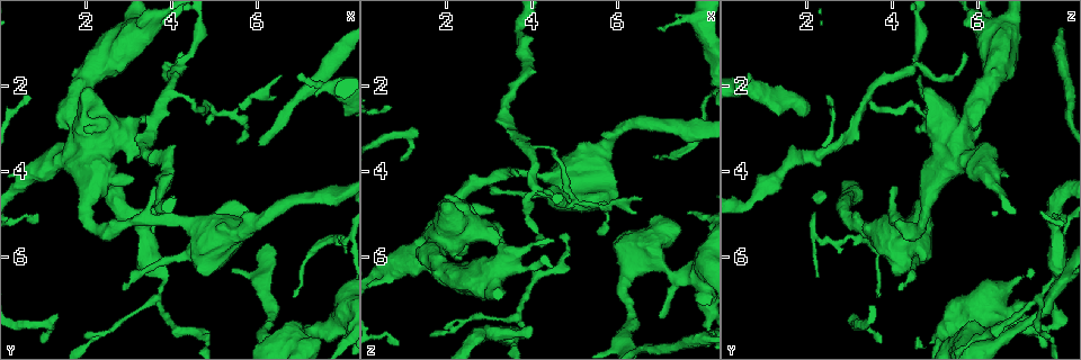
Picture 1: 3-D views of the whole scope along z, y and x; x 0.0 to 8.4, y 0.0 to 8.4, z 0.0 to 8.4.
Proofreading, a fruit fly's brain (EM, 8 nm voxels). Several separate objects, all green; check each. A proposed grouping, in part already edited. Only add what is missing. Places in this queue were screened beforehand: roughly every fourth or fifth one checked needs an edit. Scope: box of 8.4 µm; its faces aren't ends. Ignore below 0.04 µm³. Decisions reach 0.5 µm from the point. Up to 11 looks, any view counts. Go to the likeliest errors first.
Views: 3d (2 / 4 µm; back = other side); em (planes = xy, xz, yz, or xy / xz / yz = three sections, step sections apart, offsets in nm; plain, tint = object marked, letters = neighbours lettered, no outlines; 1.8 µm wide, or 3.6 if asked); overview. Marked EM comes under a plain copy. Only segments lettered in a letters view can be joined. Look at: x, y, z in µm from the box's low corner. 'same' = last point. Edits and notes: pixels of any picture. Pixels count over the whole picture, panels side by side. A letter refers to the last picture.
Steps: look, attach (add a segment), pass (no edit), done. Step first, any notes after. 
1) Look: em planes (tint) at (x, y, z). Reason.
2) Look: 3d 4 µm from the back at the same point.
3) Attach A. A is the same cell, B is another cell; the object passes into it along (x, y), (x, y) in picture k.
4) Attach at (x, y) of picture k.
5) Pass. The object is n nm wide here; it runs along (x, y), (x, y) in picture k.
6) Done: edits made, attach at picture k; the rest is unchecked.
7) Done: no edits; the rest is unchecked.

Look: em planes (letters) at (6.95, 1.75, 0.70). Tapers out.

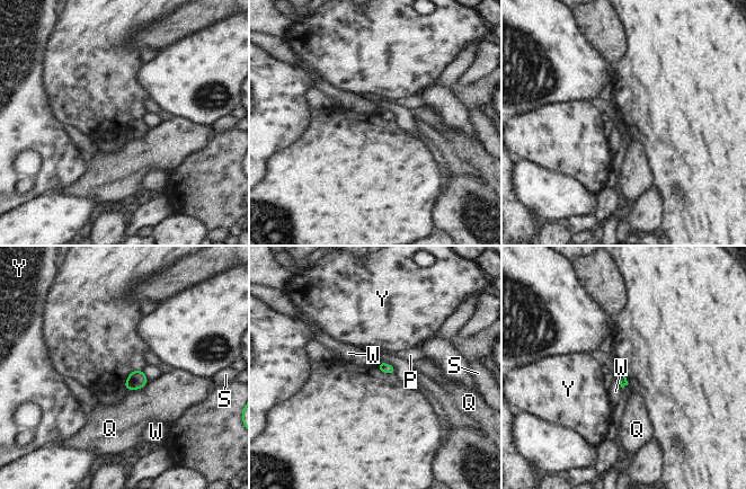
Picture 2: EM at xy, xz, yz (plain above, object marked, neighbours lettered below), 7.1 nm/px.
Pass. P, Q, S, W and Y are other cells; a border runs along (619, 384), (622, 388) in picture 2; none of them fits.

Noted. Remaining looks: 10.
Look: em planes (tint) at (4.30, 1.20, 5.65). Thin end.

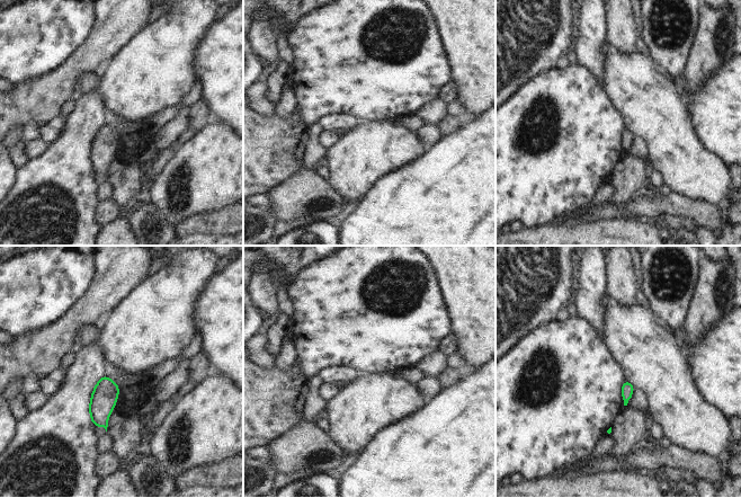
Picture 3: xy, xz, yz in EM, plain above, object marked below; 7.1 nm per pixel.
Look: em planes (letters) at the same point. What lies round it.

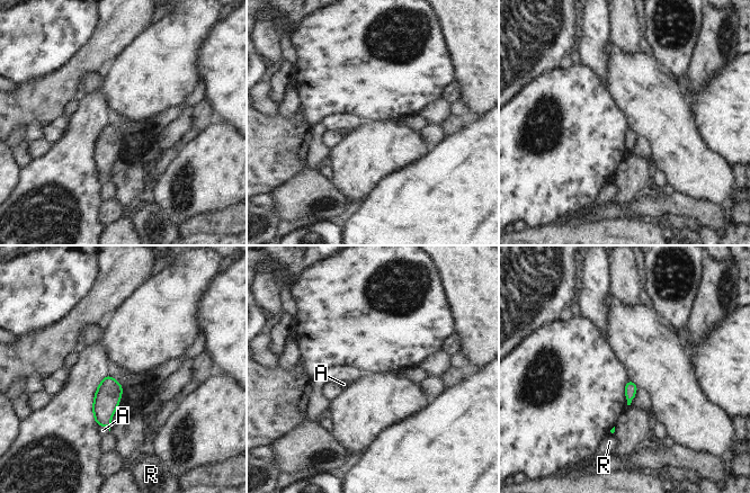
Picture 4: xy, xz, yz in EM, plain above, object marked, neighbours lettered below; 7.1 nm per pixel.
Pass. The longest contact is with A, 100 nm; A and R are other cells; a border runs along (97, 424), (105, 426), (109, 430) in picture 4; none of them fits.

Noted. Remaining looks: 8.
Look: em xy step 8 (letters) at (5.60, 3.30, 5.50). Thin end.

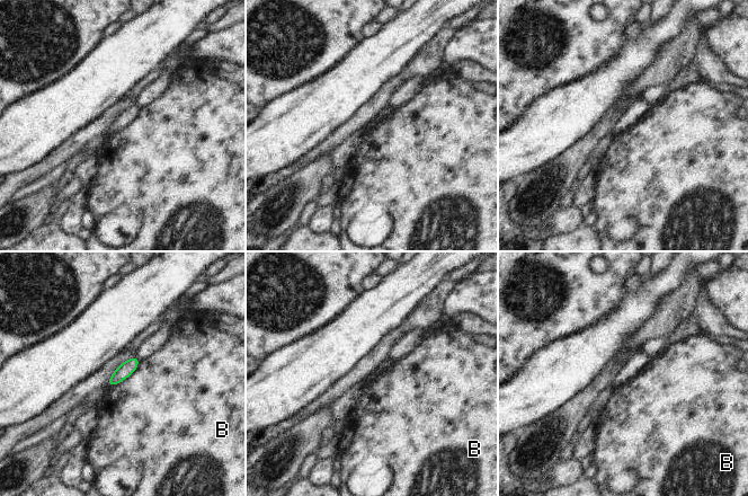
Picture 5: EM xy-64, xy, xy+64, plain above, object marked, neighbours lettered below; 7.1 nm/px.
Pass. B is another cell; a border runs along (140, 360), (128, 375), (108, 387) in picture 5; none of them fits.

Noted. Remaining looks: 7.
Look: em xy step 8 (letters) at (3.60, 4.35, 4.00). An open end.

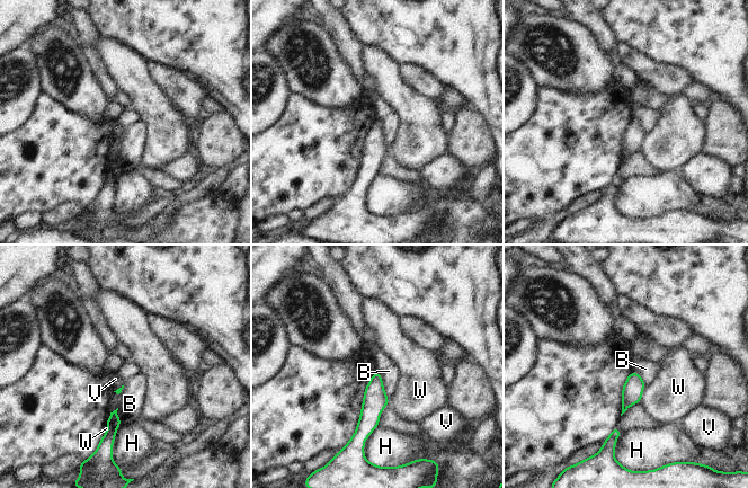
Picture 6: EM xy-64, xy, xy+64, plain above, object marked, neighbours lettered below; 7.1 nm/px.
Pass. B, H, V and W are other cells; a border runs along (377, 370), (388, 398) in picture 6; none of them fits.

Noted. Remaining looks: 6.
Look: em planes (tint) at (5.80, 5.30, 3.20).

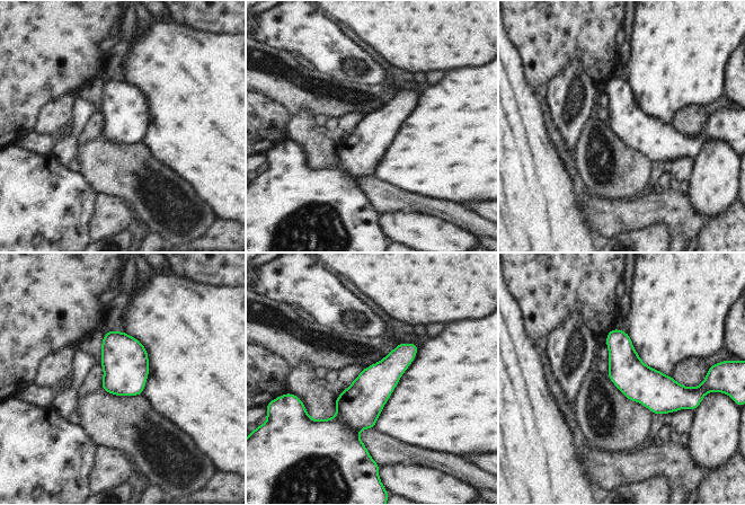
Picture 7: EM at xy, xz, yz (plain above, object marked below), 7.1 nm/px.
Look: em planes (letters) at the same point. See the neighbours.

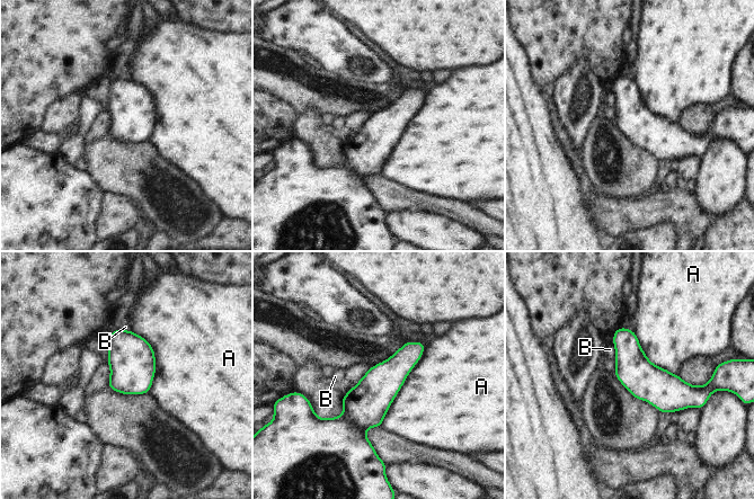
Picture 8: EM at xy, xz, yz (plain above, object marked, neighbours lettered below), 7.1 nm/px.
Pass. A and B are other cells; a border runs along (425, 342), (420, 358), (380, 426) in picture 8; no lettered segment goes on from it.

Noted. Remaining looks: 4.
Done: no edits; the rest is unchecked.

